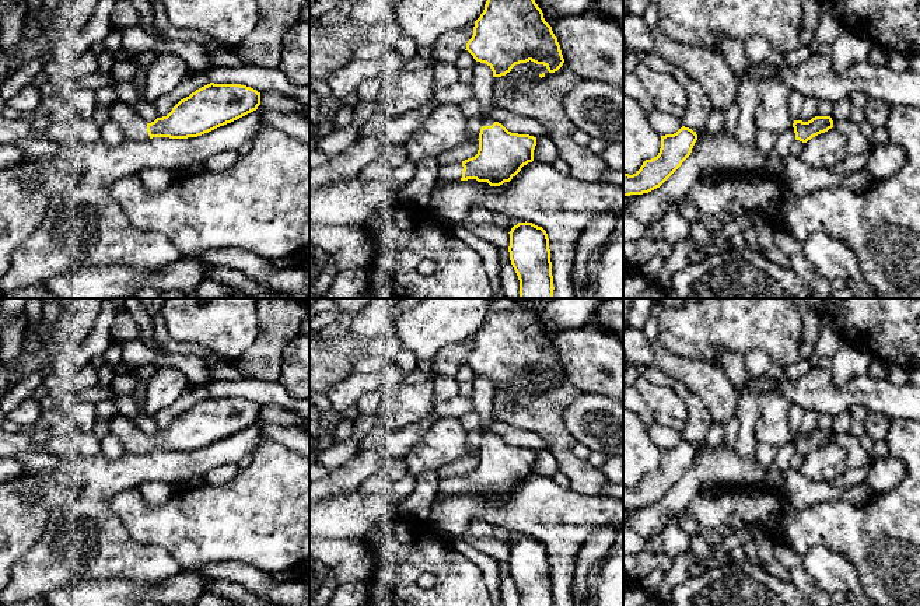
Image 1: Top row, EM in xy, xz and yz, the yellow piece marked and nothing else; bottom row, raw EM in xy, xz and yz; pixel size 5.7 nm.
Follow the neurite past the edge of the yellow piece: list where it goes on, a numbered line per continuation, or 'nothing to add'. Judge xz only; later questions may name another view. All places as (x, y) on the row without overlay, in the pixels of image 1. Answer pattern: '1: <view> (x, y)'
1: xz (451, 486)

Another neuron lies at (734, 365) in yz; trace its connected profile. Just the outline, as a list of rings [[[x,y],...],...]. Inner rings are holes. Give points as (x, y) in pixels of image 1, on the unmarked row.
[[[732,351],[720,354],[720,364],[724,367],[732,386],[739,392],[748,382],[748,371],[744,364],[744,357]]]

